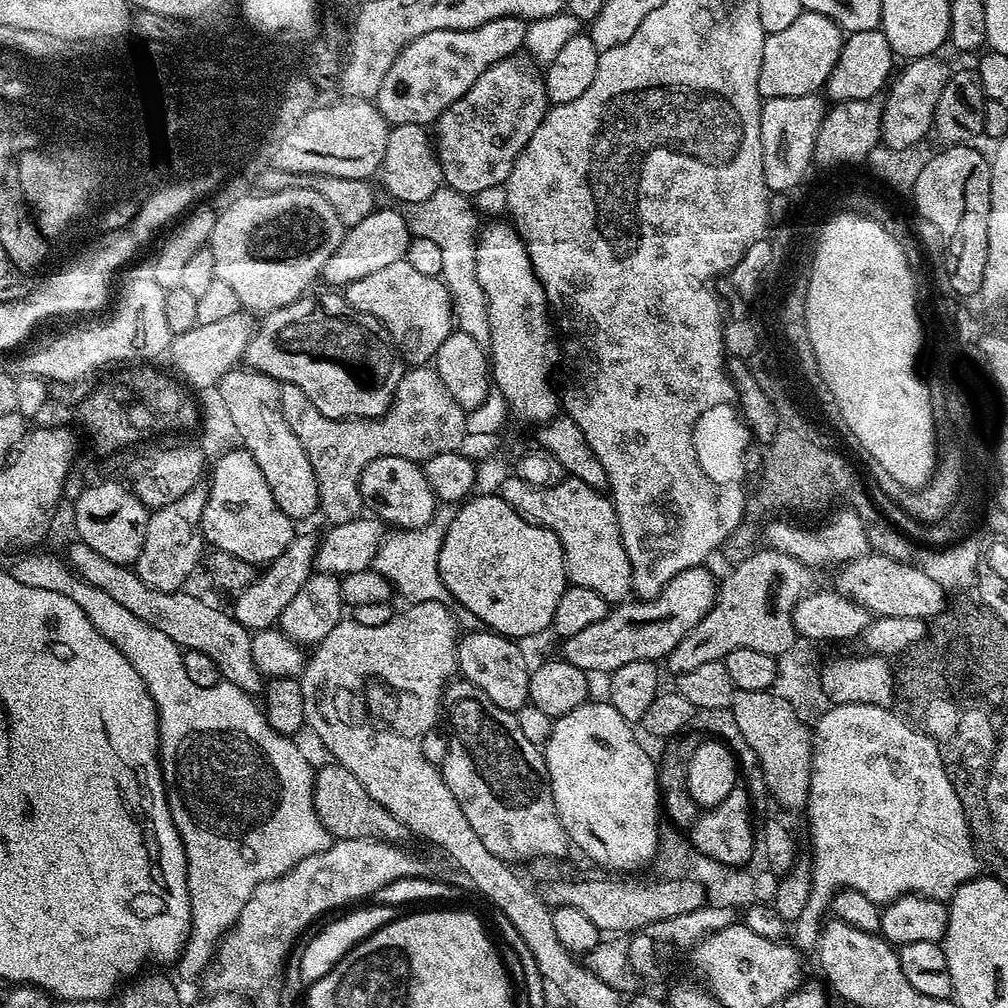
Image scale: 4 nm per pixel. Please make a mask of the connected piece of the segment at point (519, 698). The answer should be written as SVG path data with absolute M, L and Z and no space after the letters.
M493 630L484 632L467 632L458 641L458 668L463 679L469 680L474 687L482 690L486 700L494 702L507 712L519 712L520 708L529 703L530 663L524 657L515 639L502 636Z

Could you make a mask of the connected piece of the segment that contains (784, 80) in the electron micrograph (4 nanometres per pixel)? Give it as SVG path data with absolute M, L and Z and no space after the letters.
M807 10L786 30L769 32L764 38L762 70L758 74L758 91L764 100L794 98L819 93L827 85L830 74L844 49L846 33L830 18Z

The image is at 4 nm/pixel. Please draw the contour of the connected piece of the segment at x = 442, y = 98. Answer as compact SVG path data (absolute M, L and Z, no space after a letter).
M503 16L494 18L477 28L430 30L426 34L414 38L393 58L390 70L386 70L386 76L382 78L380 89L374 97L377 110L392 126L397 124L431 125L452 103L462 98L470 90L470 86L477 82L479 76L488 67L502 62L508 57L515 57L524 48L524 35L527 29L528 24L519 16Z

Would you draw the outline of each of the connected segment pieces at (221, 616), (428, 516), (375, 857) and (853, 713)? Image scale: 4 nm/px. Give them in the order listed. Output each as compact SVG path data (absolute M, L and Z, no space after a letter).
M74 540L69 546L66 560L69 567L84 581L104 590L120 606L126 606L131 613L147 618L181 649L201 651L202 654L212 658L221 677L227 683L238 686L249 694L263 693L266 680L254 662L251 631L242 627L231 613L188 594L186 590L160 592L156 588L148 587L131 567L102 558L96 550L86 546L81 540Z
M397 456L374 458L360 475L360 499L375 519L385 525L399 526L401 529L417 529L427 526L436 512L437 499L426 482L423 467L417 461Z
M337 839L326 850L302 858L302 862L286 874L262 882L254 894L250 894L246 906L242 906L242 914L234 927L224 933L214 953L216 968L209 967L203 973L207 991L253 994L266 987L275 976L277 979L290 955L288 947L311 920L331 908L355 905L363 901L360 900L363 896L375 897L380 888L398 879L423 877L426 872L423 858L407 852L406 848L380 840Z
M833 704L832 708L822 714L814 724L814 747L812 750L812 781L808 791L808 824L812 827L812 893L810 902L806 902L806 910L794 921L796 928L796 940L794 944L797 949L815 949L820 942L820 929L826 913L829 911L832 898L841 888L858 890L858 894L866 894L870 902L878 906L892 903L899 896L915 894L917 896L929 896L931 900L947 901L967 882L975 880L982 872L982 860L978 855L977 845L974 843L972 829L968 827L968 818L964 814L964 807L956 793L956 787L952 784L947 770L944 768L944 759L935 740L927 732L919 727L911 728L900 716L892 713L891 707L883 708L873 704Z

